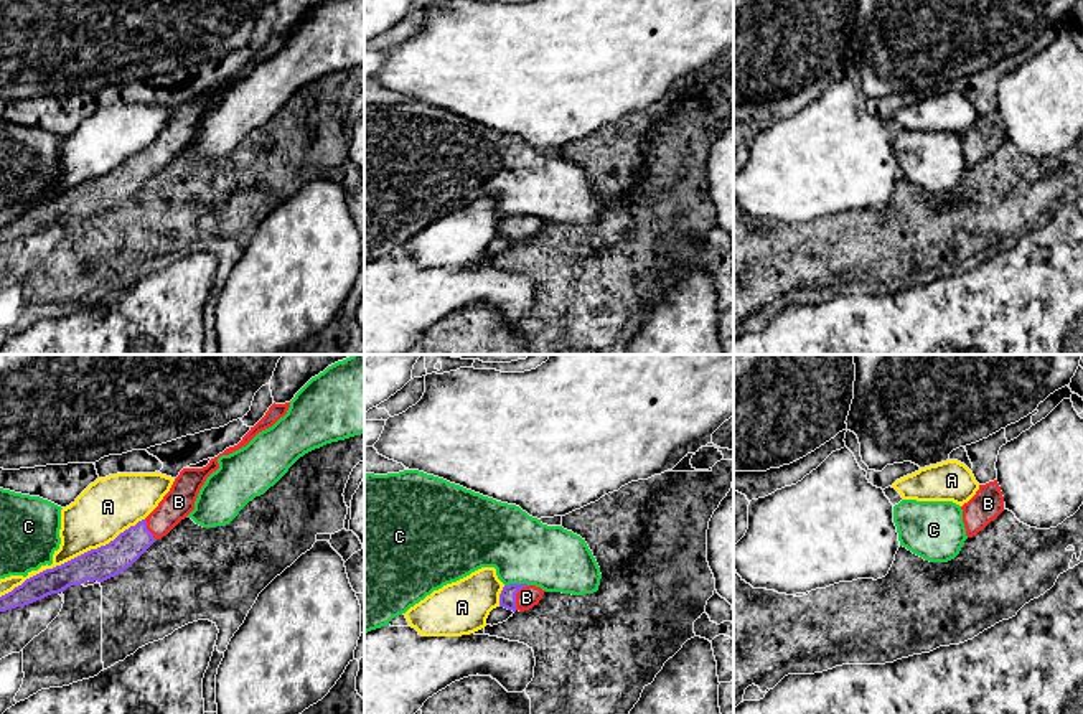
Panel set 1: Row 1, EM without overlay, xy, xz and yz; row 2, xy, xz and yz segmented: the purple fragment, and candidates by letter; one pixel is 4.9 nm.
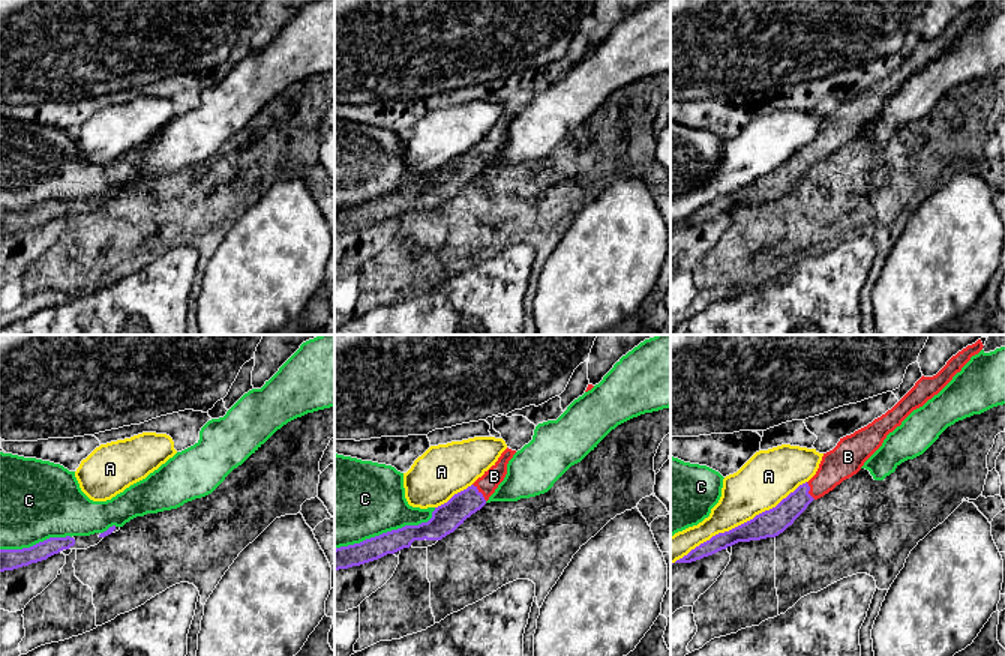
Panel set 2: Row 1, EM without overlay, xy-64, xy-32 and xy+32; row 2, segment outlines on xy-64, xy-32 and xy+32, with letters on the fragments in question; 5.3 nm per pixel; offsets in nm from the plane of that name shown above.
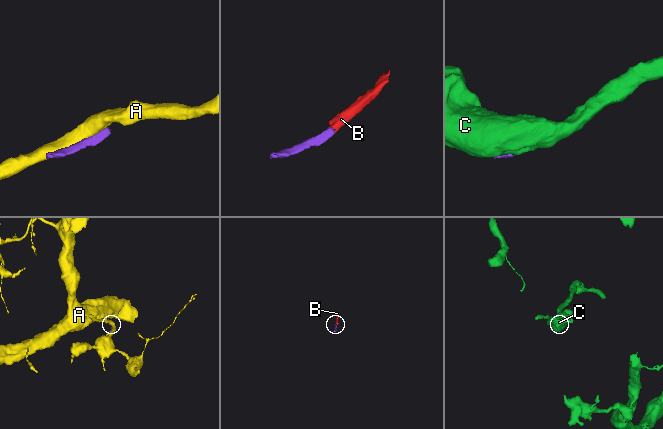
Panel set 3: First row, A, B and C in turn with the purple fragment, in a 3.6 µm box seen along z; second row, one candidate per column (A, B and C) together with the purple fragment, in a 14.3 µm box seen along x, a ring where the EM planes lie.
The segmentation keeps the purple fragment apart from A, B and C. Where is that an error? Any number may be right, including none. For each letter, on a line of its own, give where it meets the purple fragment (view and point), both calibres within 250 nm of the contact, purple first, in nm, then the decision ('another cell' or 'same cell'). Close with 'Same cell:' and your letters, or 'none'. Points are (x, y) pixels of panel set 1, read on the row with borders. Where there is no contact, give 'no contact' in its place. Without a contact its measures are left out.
A: contact xy (71, 559); calibres 160 and 280 nm; another cell
B: contact xz (515, 596); calibres 80 and 100 nm; same cell
C: contact xz (516, 584); calibres 80 and 320 nm; another cell
Same cell: B

